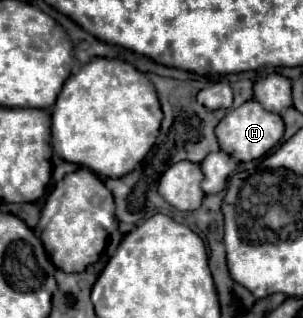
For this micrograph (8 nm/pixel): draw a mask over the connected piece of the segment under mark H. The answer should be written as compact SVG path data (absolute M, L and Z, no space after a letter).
M249 100L239 108L229 110L225 118L217 124L217 140L221 150L225 150L229 156L233 156L239 162L249 162L265 156L271 148L279 144L279 140L283 138L283 132L285 132L285 124L281 116L263 110L257 100Z

